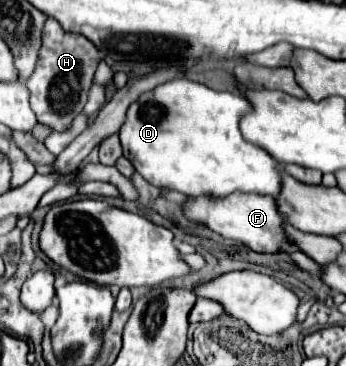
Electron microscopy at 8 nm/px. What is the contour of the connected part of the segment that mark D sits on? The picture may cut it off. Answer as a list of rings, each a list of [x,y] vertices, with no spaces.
[[[186,77],[172,79],[164,85],[158,85],[154,91],[144,93],[134,105],[128,107],[126,123],[120,127],[124,157],[130,159],[136,171],[154,187],[164,185],[166,189],[174,189],[184,195],[206,193],[214,197],[226,197],[234,191],[244,191],[276,197],[280,193],[280,163],[264,149],[244,141],[238,123],[246,111],[250,111],[250,103],[236,93],[214,91]]]

